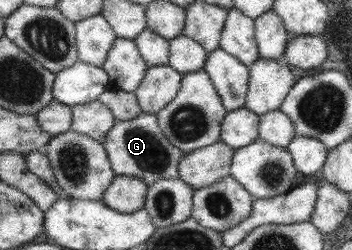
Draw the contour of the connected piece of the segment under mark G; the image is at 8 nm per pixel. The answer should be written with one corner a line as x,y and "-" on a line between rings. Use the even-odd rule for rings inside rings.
143,113
131,120
117,120
103,144
110,154
110,162
117,175
141,178
149,186
159,180
180,179
179,168
185,152
167,138
156,114

